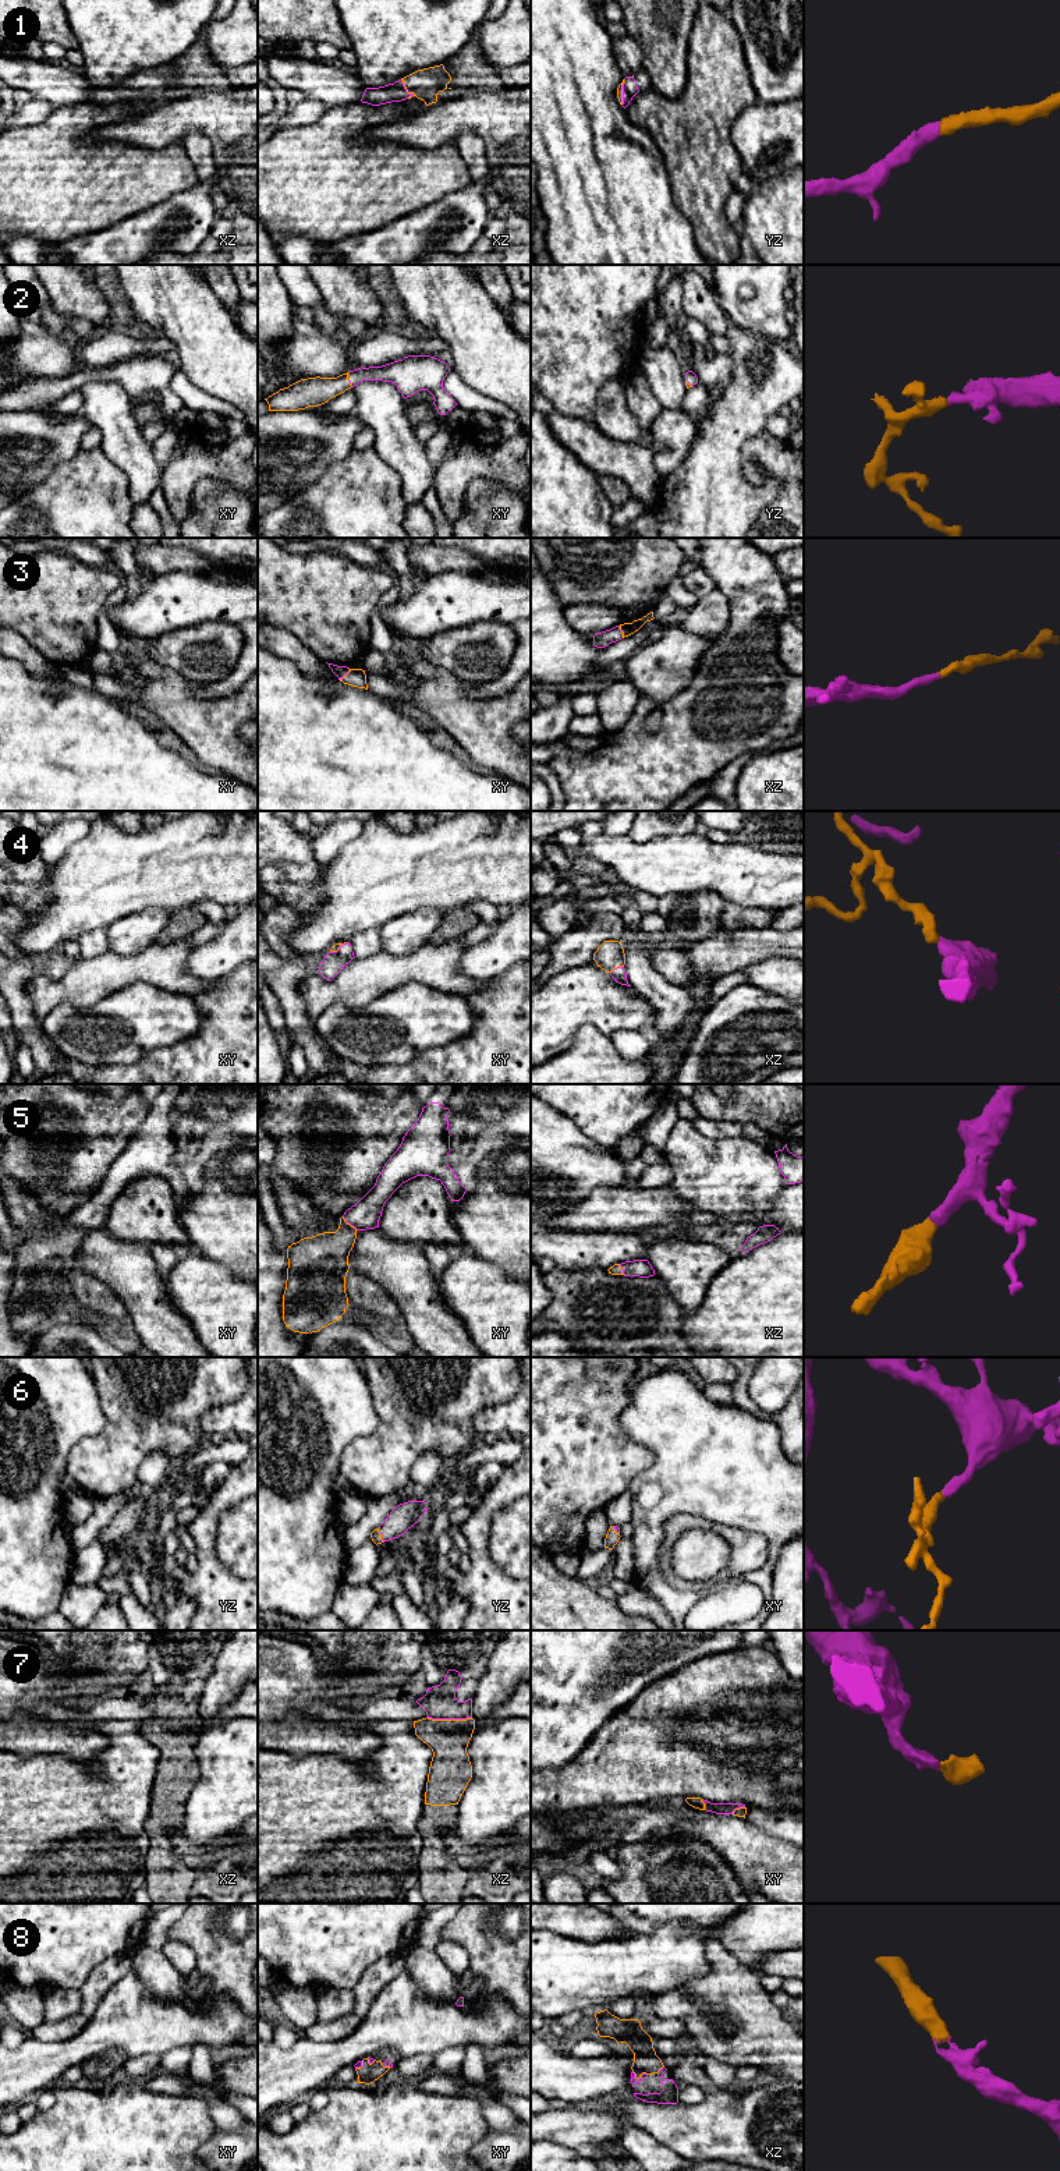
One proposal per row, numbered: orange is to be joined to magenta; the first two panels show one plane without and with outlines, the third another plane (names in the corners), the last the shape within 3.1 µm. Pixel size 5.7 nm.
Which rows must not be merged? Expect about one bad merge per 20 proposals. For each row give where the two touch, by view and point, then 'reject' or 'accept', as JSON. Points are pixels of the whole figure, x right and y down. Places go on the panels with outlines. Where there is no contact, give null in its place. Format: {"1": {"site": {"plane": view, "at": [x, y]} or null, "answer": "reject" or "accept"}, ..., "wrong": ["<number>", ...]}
{"1": {"site": {"plane": "xz", "at": [404, 88]}, "answer": "accept"}, "2": {"site": {"plane": "xy", "at": [348, 379]}, "answer": "accept"}, "3": {"site": {"plane": "xy", "at": [344, 675]}, "answer": "accept"}, "4": {"site": {"plane": "xz", "at": [617, 967]}, "answer": "accept"}, "5": {"site": {"plane": "xy", "at": [350, 1224]}, "answer": "accept"}, "6": {"site": {"plane": "yz", "at": [382, 1536]}, "answer": "accept"}, "7": {"site": {"plane": "xz", "at": [449, 1718]}, "answer": "accept"}, "8": {"site": {"plane": "xz", "at": [640, 2078]}, "answer": "accept"}, "wrong": []}

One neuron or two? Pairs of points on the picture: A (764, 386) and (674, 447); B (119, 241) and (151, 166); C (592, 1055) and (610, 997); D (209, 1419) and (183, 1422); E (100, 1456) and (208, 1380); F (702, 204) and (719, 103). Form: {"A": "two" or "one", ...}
{"A": "two", "B": "two", "C": "two", "D": "two", "E": "one", "F": "one"}

